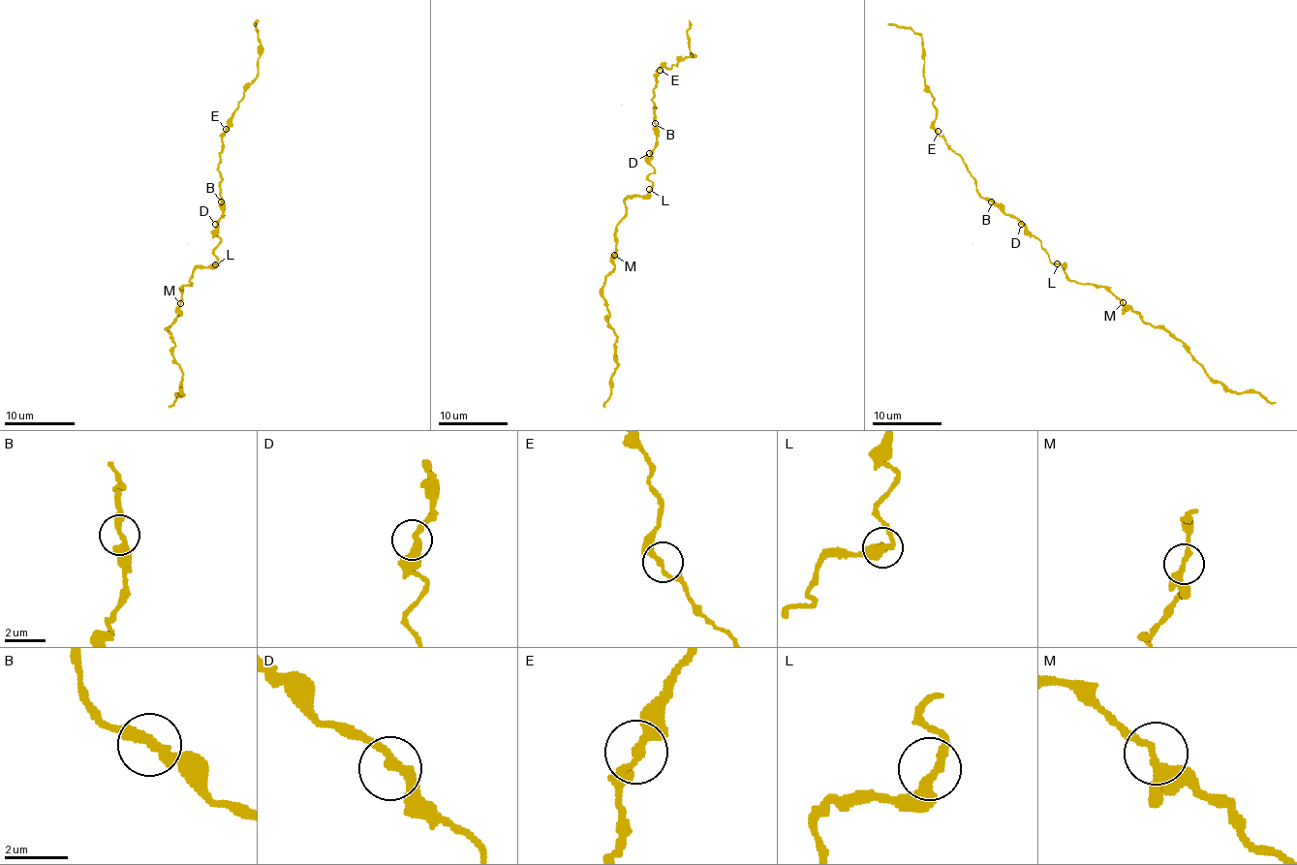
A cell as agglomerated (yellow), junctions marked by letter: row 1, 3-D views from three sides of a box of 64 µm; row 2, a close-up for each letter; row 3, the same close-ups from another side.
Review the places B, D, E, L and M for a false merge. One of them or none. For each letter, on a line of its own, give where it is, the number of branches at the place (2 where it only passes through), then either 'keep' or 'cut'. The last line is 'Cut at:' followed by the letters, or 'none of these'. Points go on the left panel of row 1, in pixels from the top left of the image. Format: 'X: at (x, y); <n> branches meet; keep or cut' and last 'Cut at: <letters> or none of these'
B: at (221, 201); 2 branches meet; keep
D: at (215, 224); 2 branches meet; keep
E: at (226, 129); 2 branches meet; keep
L: at (215, 264); 2 branches meet; keep
M: at (180, 303); 3 branches meet; keep
Cut at: none of these

